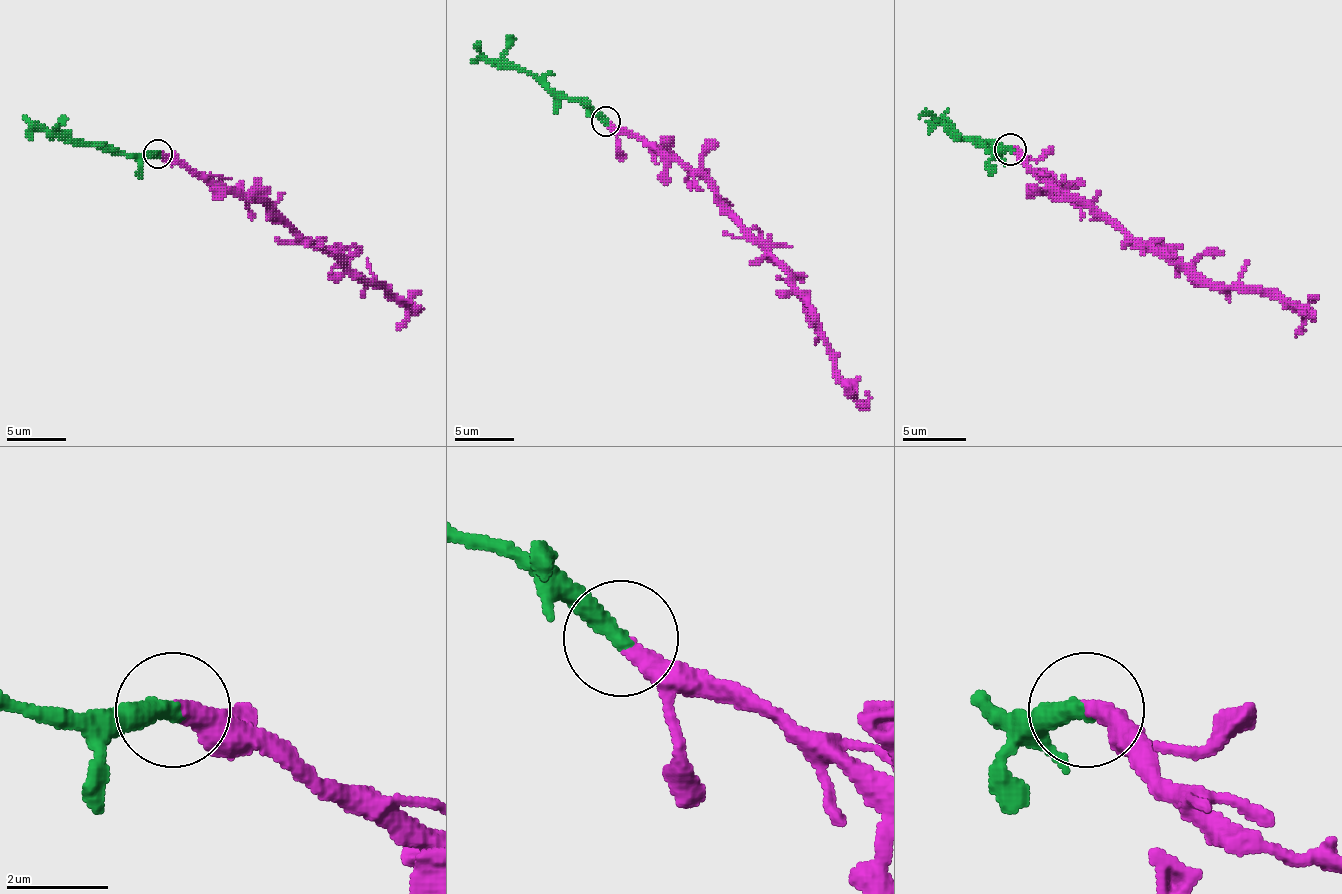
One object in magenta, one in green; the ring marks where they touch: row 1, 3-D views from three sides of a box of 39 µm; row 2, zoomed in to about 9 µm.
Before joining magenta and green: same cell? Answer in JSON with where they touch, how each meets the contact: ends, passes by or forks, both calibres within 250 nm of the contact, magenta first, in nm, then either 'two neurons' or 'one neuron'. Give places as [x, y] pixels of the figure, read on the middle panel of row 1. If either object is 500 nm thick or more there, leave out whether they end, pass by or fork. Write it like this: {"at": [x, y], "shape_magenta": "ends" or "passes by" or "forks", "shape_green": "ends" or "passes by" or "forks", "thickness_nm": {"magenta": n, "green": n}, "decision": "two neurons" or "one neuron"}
{"at": [605, 121], "shape_magenta": "ends", "shape_green": "ends", "thickness_nm": {"magenta": 360, "green": 400}, "decision": "one neuron"}

